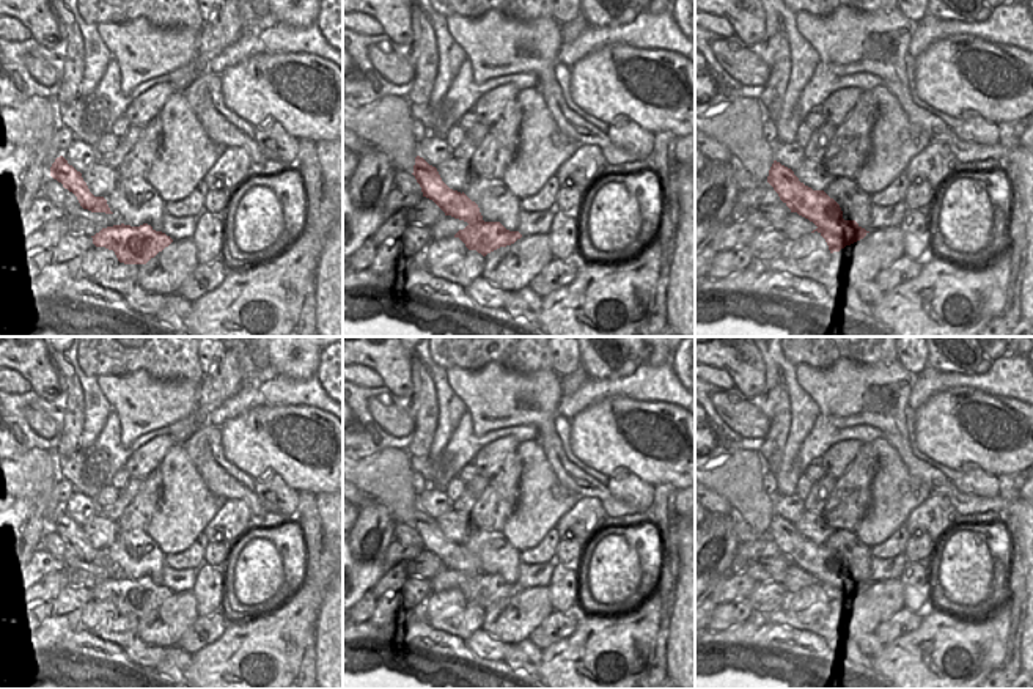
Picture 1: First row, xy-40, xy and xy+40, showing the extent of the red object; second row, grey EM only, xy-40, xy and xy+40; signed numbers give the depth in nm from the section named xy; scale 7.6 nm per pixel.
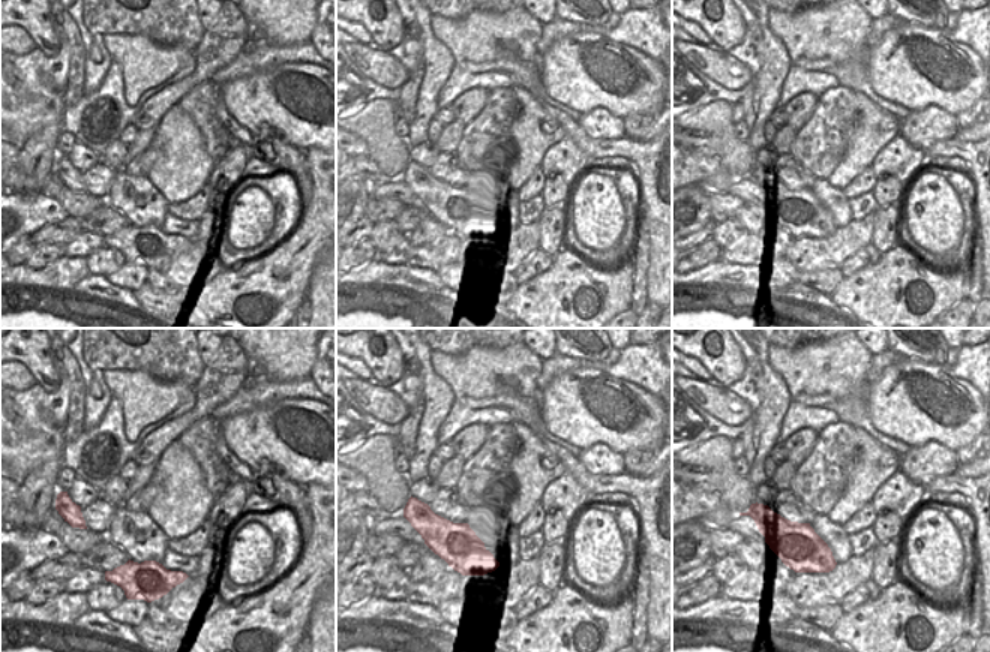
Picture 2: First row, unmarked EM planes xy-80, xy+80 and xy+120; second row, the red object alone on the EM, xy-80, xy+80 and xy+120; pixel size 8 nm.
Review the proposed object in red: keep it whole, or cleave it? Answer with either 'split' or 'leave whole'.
split

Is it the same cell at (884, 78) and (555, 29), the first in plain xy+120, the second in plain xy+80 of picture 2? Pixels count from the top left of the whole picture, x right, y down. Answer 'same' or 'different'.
different

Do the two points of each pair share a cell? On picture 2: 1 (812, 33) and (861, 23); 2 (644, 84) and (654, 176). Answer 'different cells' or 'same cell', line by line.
1: same cell
2: different cells

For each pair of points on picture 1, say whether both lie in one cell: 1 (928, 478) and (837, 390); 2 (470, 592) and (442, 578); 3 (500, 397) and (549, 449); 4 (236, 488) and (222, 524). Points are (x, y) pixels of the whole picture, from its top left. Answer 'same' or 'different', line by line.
1: same
2: same
3: same
4: different

